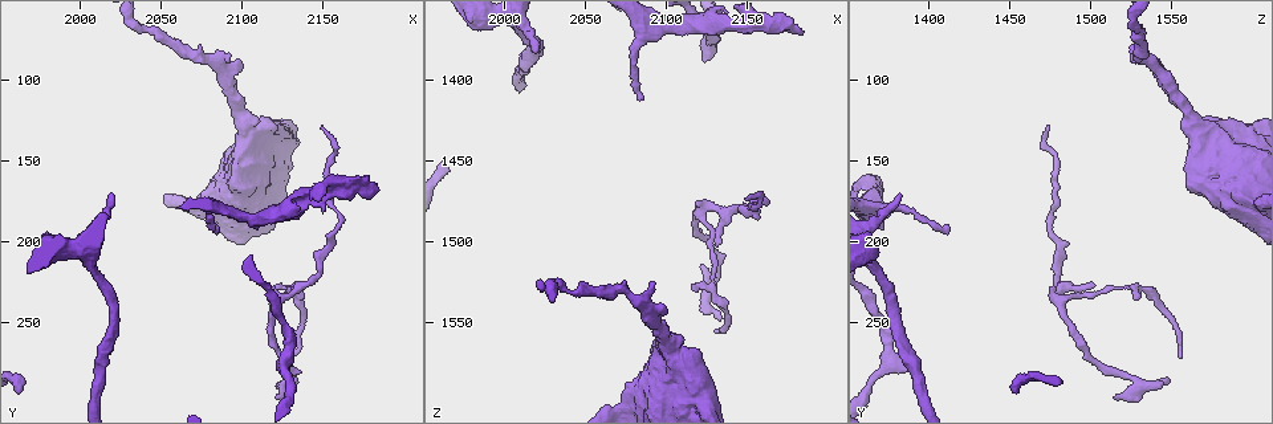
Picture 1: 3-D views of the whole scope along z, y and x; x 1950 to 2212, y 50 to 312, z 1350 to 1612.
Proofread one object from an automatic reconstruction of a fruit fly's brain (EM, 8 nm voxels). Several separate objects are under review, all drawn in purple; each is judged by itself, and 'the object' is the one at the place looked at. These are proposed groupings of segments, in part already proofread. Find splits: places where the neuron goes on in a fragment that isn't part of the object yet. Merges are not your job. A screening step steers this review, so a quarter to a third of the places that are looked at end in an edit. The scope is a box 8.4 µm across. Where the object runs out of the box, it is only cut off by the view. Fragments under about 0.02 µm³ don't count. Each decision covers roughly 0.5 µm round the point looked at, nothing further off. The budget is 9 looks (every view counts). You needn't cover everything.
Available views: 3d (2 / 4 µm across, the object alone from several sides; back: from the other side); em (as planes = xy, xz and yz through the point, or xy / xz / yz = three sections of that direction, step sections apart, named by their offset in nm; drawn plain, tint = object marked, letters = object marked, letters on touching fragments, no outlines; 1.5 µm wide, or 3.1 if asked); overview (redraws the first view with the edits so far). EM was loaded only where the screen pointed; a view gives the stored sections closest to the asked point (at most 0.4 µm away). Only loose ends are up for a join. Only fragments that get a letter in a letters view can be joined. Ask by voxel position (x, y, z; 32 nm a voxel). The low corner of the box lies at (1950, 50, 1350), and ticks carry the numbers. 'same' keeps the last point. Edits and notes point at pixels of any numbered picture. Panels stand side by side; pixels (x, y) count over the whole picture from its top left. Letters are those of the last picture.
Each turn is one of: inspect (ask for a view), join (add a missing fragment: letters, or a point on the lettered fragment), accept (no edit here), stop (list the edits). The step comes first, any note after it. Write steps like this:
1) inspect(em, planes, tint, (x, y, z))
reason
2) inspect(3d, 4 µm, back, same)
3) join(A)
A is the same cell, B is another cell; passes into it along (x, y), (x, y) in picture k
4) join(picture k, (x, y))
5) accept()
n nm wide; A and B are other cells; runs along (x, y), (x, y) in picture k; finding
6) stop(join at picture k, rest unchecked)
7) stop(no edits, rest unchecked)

inspect(3d, 4 µm, back, (2122, 280, 1388))
an open end

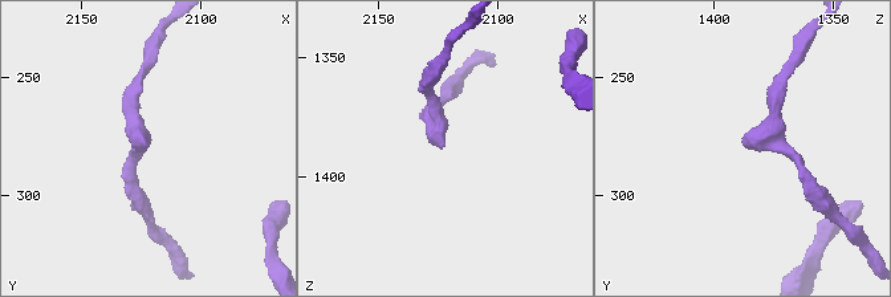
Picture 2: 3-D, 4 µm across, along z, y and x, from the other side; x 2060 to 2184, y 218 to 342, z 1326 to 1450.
inspect(em, planes, letters, (2124, 280, 1387))

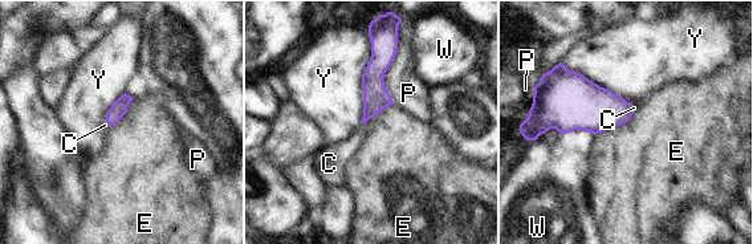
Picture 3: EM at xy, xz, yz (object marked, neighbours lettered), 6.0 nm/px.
join(C)
C is the same cell, E, P, W and Y are other cells; passes into it along (375, 96), (363, 122), (338, 154) in picture 3; the neuron continues

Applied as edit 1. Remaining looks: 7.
inspect(overview)

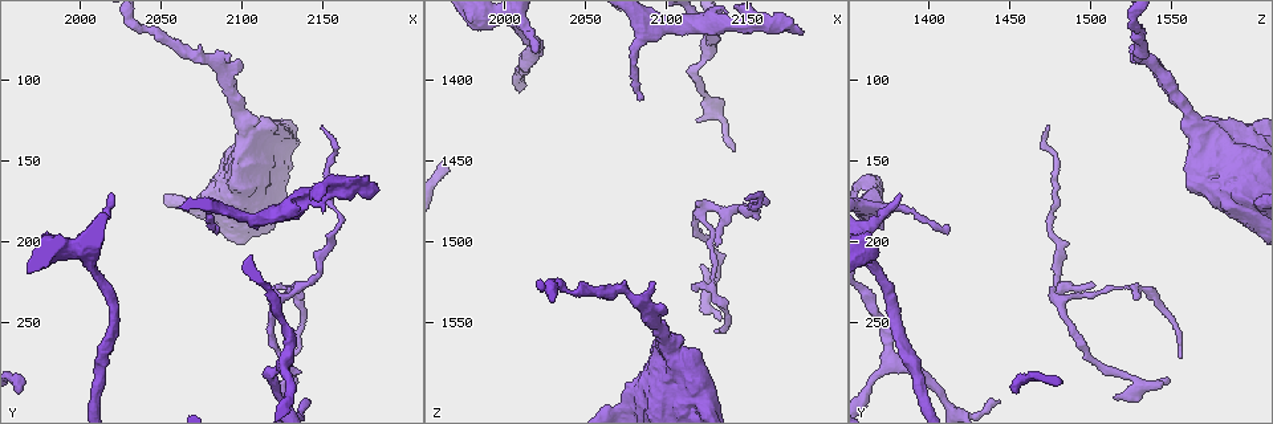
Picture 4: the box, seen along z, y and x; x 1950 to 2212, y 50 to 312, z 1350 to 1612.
inspect(3d, 4 µm, (2020, 170, 1382))
branch stops here

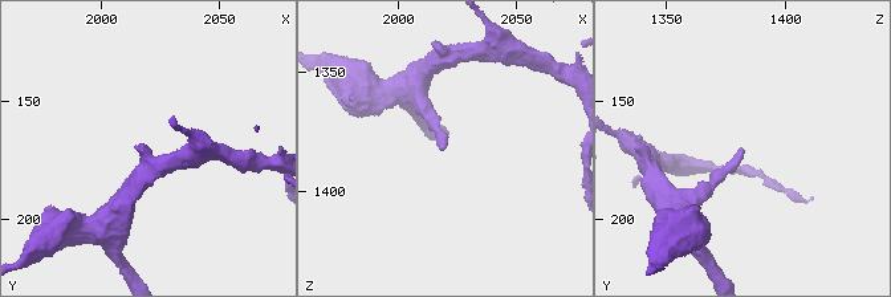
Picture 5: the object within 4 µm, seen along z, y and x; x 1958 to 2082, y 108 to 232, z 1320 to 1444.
inspect(em, xz, step 4, letters, (2020, 170, 1383))
now the EM

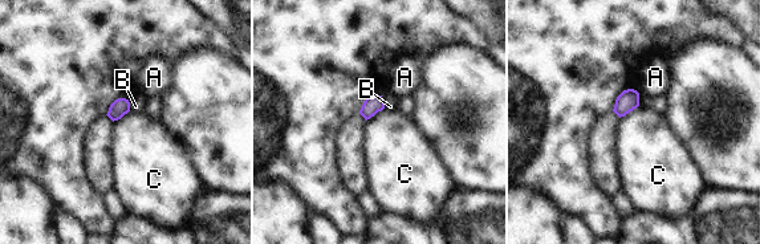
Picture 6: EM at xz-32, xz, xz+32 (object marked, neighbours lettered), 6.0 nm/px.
inspect(em, planes, letters, same)
another direction

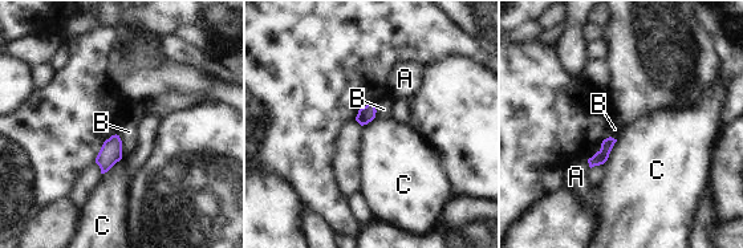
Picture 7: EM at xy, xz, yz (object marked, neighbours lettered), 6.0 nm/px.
accept()
A, B and C are other cells; no lettered fragment goes on from it

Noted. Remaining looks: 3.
inspect(em, xz, step 4, tint, (2082, 196, 1414))

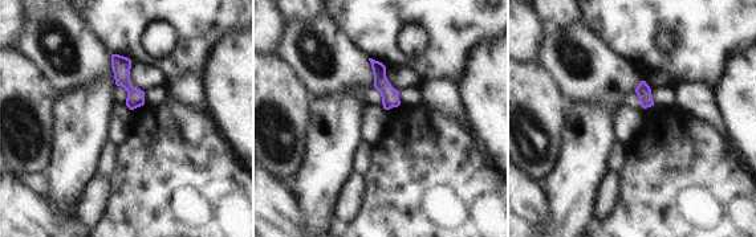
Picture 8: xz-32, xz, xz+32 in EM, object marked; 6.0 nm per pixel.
inspect(em, planes, tint, same)

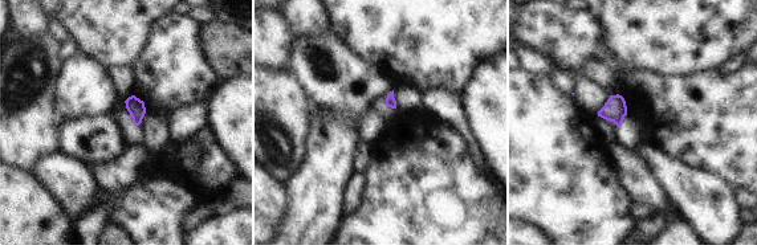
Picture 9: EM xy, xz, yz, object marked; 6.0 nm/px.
inspect(em, planes, letters, same)

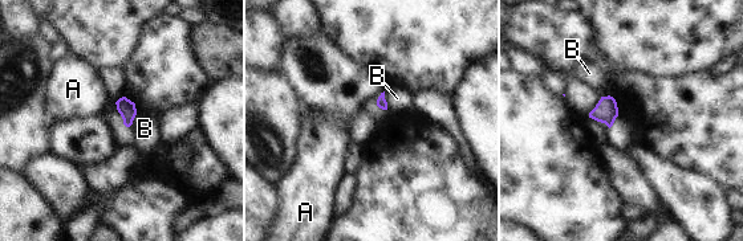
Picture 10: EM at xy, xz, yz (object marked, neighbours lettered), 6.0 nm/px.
accept()
A and B are other cells; border along (135, 105), (135, 117), (129, 127) in picture 10; no lettered fragment goes on from it

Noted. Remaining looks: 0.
stop(join at picture 3, rest unchecked)

